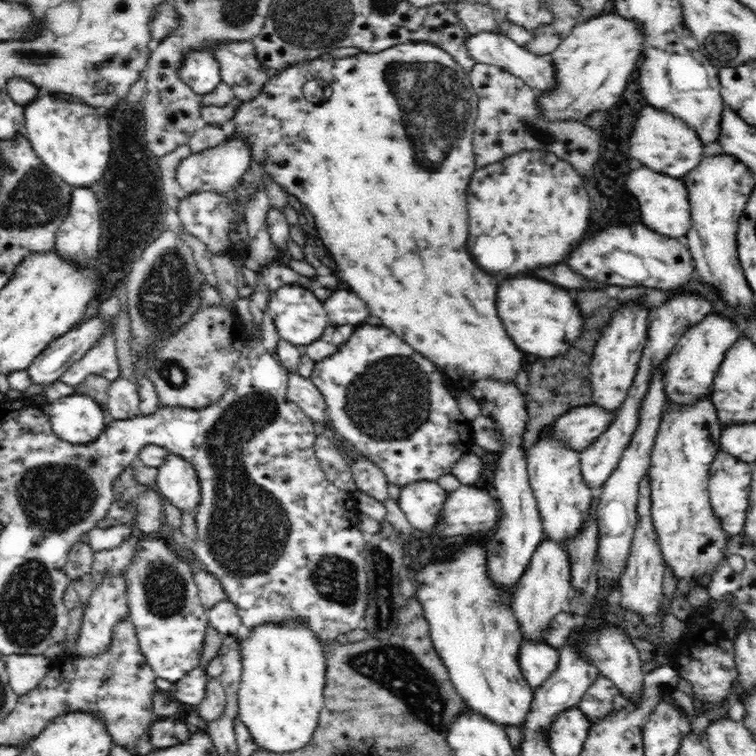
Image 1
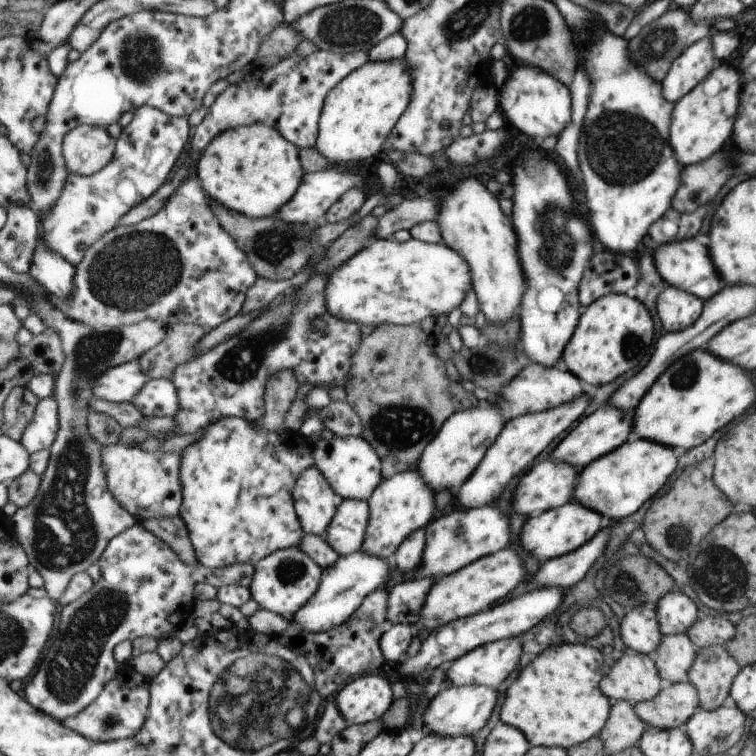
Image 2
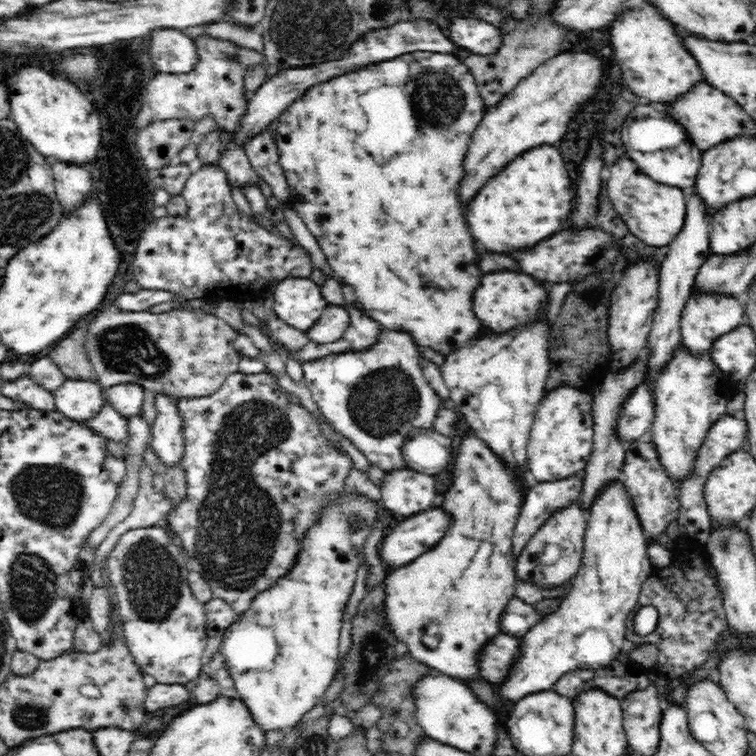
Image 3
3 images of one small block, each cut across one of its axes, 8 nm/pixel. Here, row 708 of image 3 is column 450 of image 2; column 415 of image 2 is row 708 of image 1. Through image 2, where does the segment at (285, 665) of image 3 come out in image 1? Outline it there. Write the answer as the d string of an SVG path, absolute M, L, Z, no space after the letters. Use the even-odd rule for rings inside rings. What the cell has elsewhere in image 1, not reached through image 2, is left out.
M256 626L238 642L242 665L242 681L237 692L239 719L254 737L258 748L288 753L303 750L310 742L325 706L326 657L323 656L322 641L318 634L310 634L306 626Z

